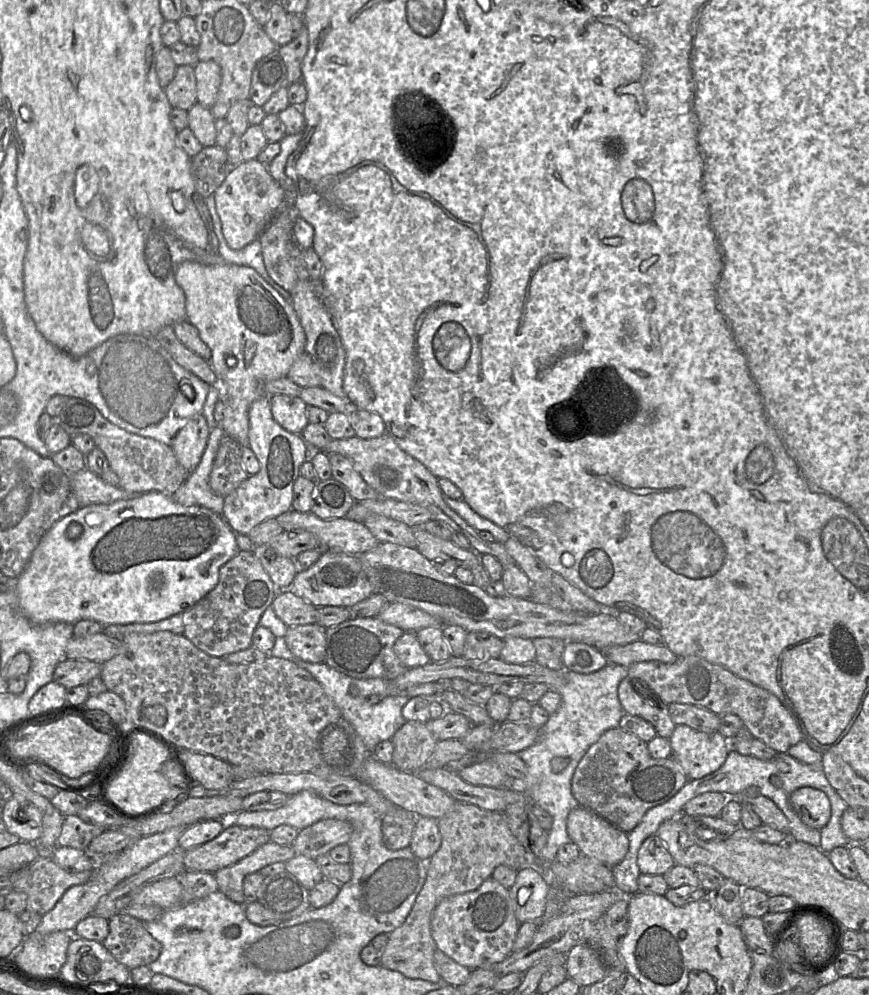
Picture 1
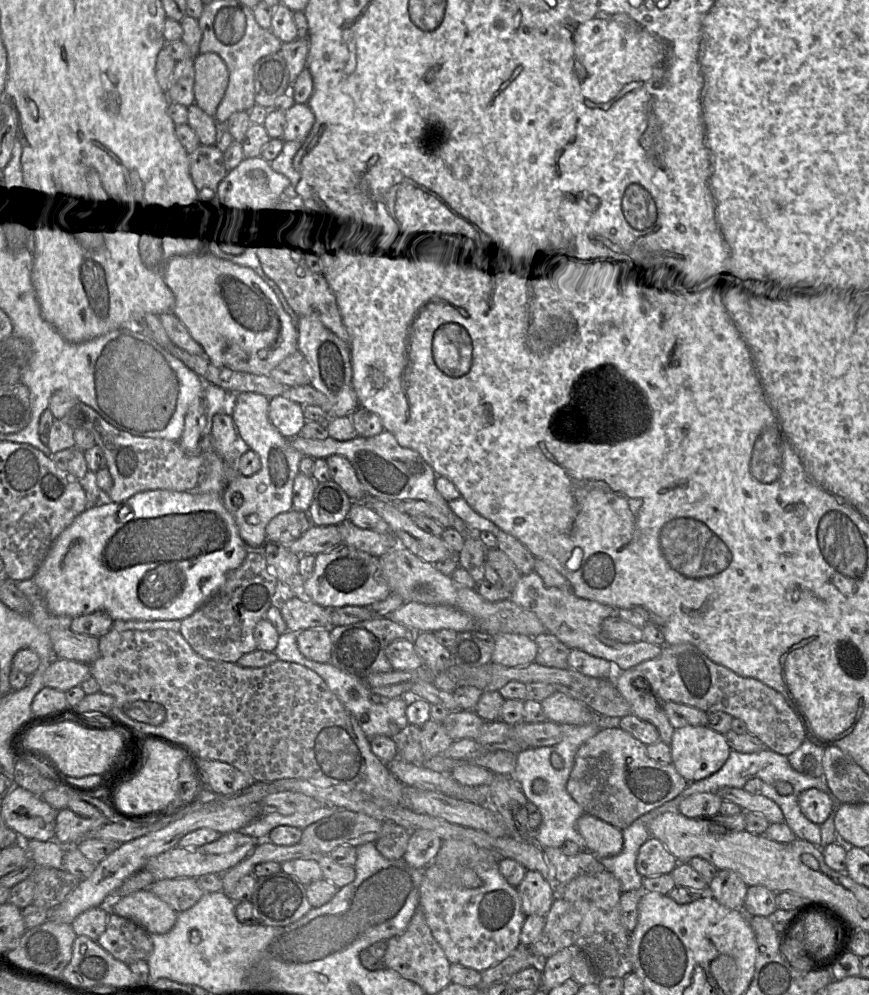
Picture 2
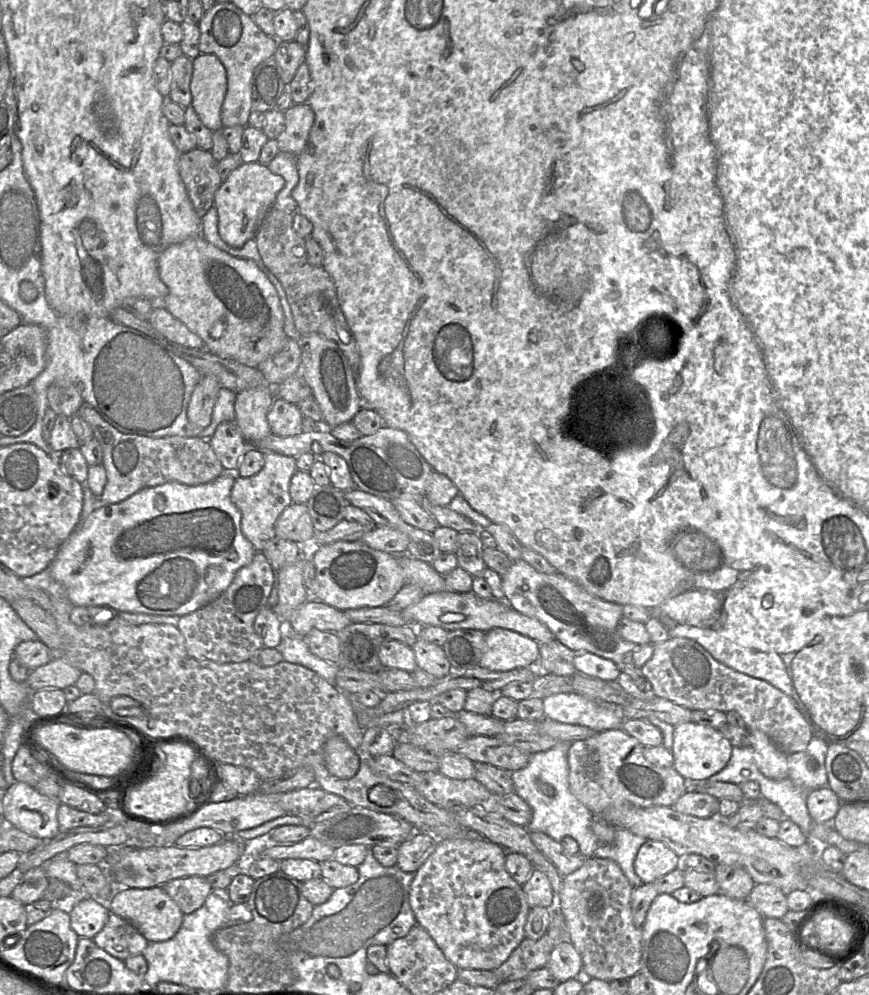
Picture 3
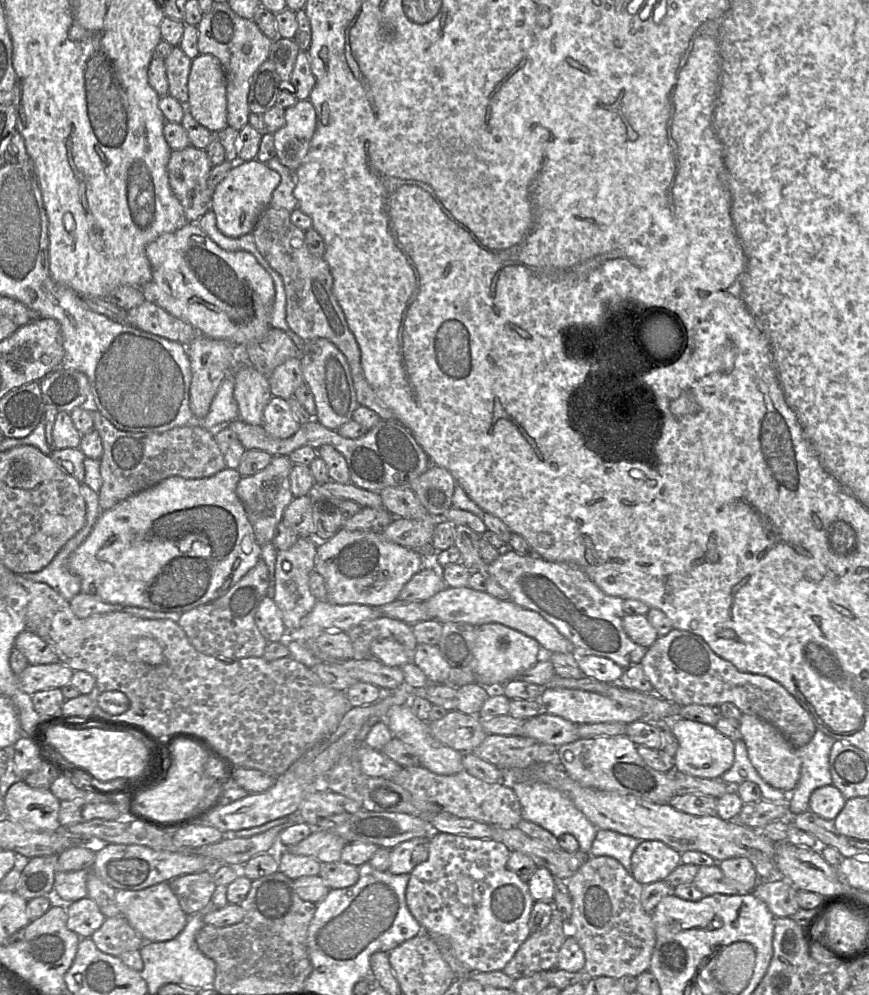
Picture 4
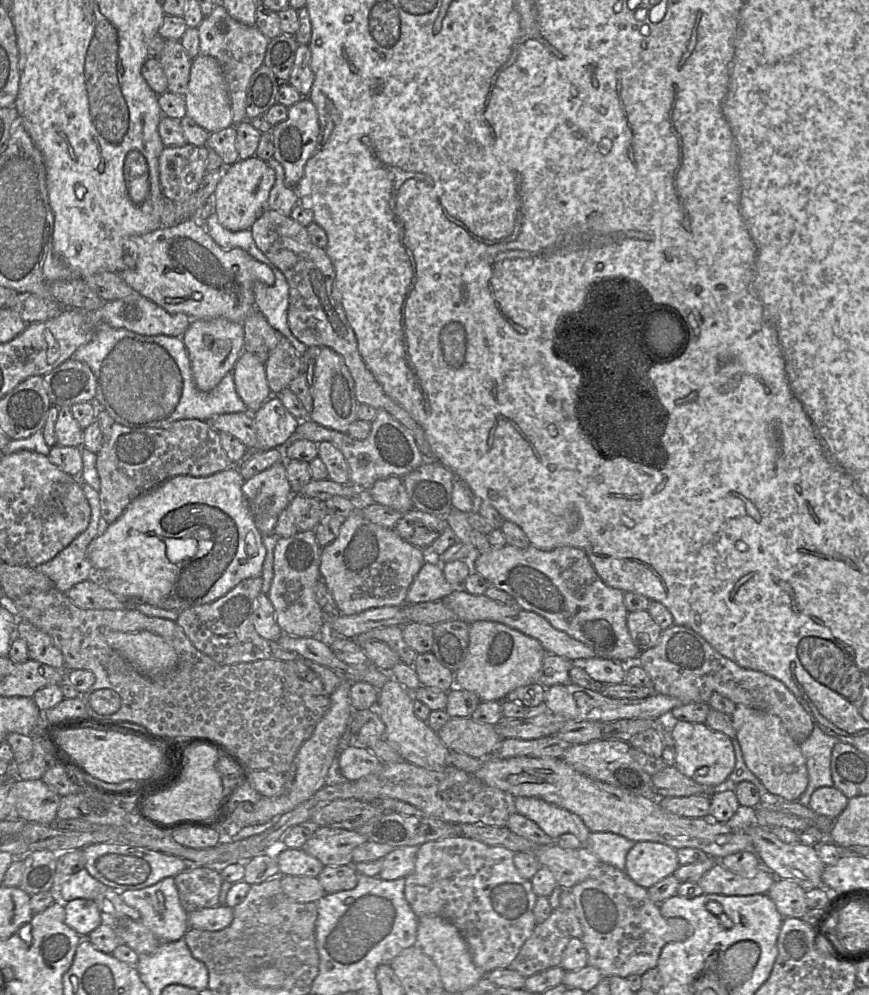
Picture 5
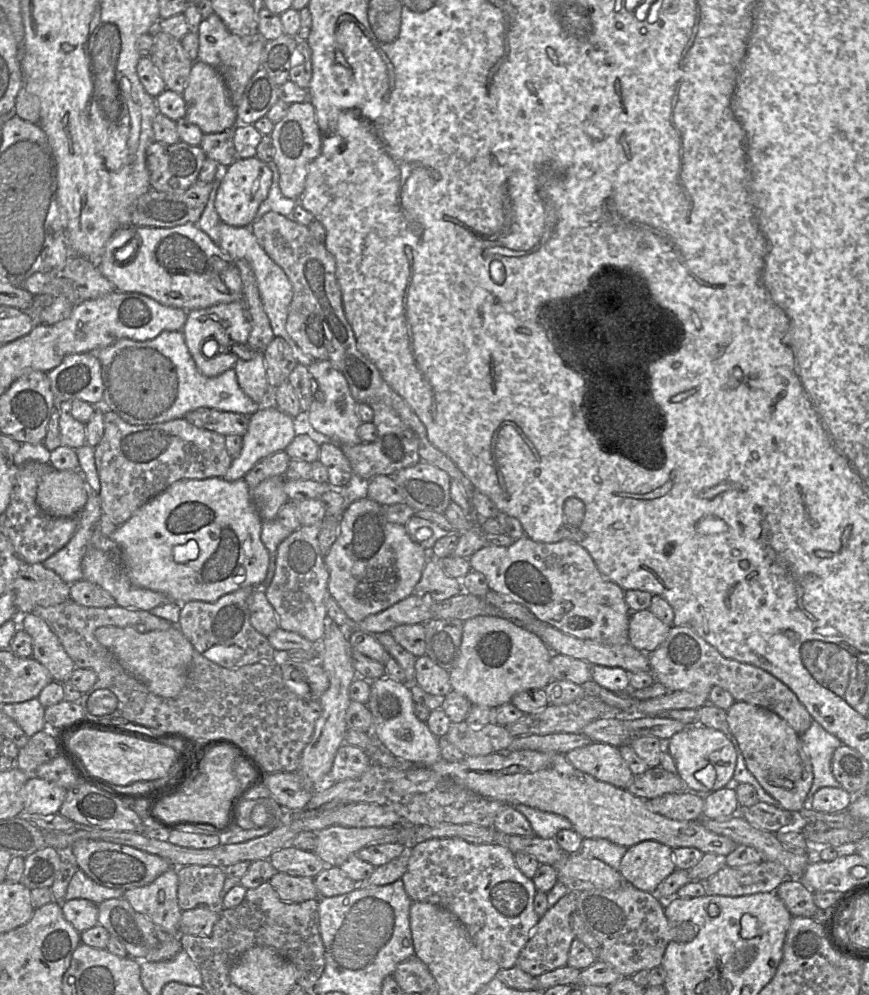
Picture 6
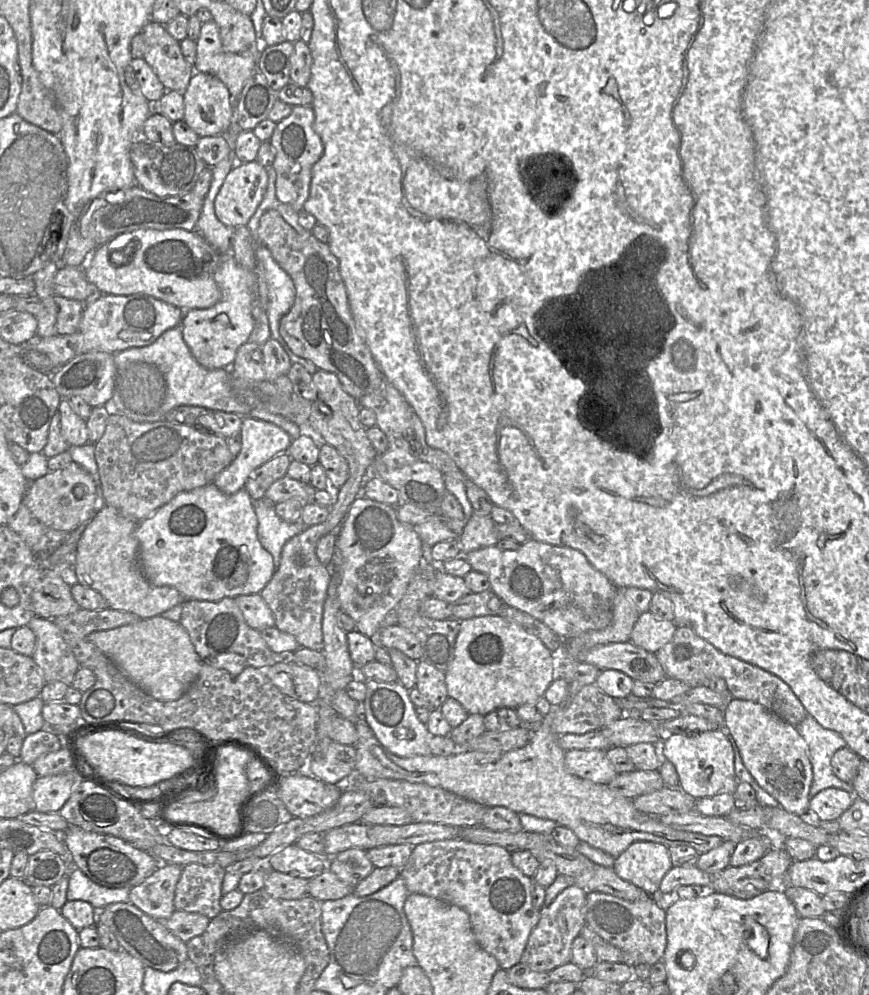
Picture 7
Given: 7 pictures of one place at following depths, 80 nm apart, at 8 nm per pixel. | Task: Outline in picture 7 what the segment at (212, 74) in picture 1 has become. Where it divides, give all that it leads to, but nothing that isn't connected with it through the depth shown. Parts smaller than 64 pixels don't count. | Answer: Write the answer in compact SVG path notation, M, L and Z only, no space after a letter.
M195 71L183 97L183 120L198 136L224 135L228 131L236 99L220 79Z

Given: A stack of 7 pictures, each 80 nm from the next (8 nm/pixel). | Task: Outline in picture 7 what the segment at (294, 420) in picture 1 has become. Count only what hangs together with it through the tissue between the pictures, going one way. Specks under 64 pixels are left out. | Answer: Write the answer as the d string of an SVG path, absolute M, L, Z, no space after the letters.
M249 416L242 418L240 433L242 436L242 447L240 452L234 457L231 464L219 473L213 481L220 491L228 495L235 494L243 489L253 470L276 455L287 452L292 441L290 435L277 425Z

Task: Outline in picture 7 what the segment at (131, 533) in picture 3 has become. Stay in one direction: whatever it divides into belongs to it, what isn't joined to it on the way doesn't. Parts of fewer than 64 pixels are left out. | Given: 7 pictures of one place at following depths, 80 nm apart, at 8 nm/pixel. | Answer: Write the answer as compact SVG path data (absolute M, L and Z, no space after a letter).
M212 482L191 491L177 494L170 502L159 508L153 515L141 522L138 522L135 530L135 535L139 542L138 562L147 581L154 586L169 586L175 588L183 596L184 600L219 601L226 597L235 598L239 595L260 593L274 574L274 564L272 555L258 540L258 521L253 507L253 502L253 499L245 488L239 490L235 494L228 495L220 491Z

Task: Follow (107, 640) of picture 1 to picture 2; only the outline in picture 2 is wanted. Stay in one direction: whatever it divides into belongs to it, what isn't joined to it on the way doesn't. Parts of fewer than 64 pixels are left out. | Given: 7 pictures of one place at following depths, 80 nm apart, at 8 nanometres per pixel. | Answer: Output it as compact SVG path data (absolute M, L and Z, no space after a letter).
M53 629L49 636L56 657L90 665L99 656L99 637L78 634L71 629Z

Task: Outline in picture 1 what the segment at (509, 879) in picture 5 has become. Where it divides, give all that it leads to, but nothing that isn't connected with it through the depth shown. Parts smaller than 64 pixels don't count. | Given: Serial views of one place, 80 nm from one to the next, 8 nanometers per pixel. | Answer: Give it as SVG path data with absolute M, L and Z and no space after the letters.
M489 877L476 890L443 899L431 917L431 935L436 948L456 963L474 969L490 969L511 952L520 927L509 889Z

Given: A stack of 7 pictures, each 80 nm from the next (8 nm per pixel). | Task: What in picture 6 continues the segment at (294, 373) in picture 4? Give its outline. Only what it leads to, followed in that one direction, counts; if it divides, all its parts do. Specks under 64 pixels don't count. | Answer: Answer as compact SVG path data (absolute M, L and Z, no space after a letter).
M274 337L262 354L271 389L275 389L287 381L290 373L298 364L290 346L280 337Z

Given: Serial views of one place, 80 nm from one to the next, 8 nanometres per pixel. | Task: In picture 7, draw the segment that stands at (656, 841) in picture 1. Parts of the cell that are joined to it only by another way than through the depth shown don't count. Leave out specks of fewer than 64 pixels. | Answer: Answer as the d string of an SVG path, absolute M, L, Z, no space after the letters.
M649 841L635 842L618 858L613 869L623 880L658 896L662 879L673 865L667 846Z

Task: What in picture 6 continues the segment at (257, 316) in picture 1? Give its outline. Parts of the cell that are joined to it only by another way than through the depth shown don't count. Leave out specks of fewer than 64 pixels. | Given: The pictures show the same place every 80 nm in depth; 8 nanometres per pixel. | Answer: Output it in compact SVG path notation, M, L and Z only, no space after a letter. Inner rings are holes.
M185 224L173 228L121 228L105 247L102 257L96 263L100 272L116 288L116 291L139 293L168 307L181 308L187 312L209 308L242 300L242 280L235 261L196 224ZM133 238L142 238L143 243L129 262L119 264L114 259L114 251L124 247Z

